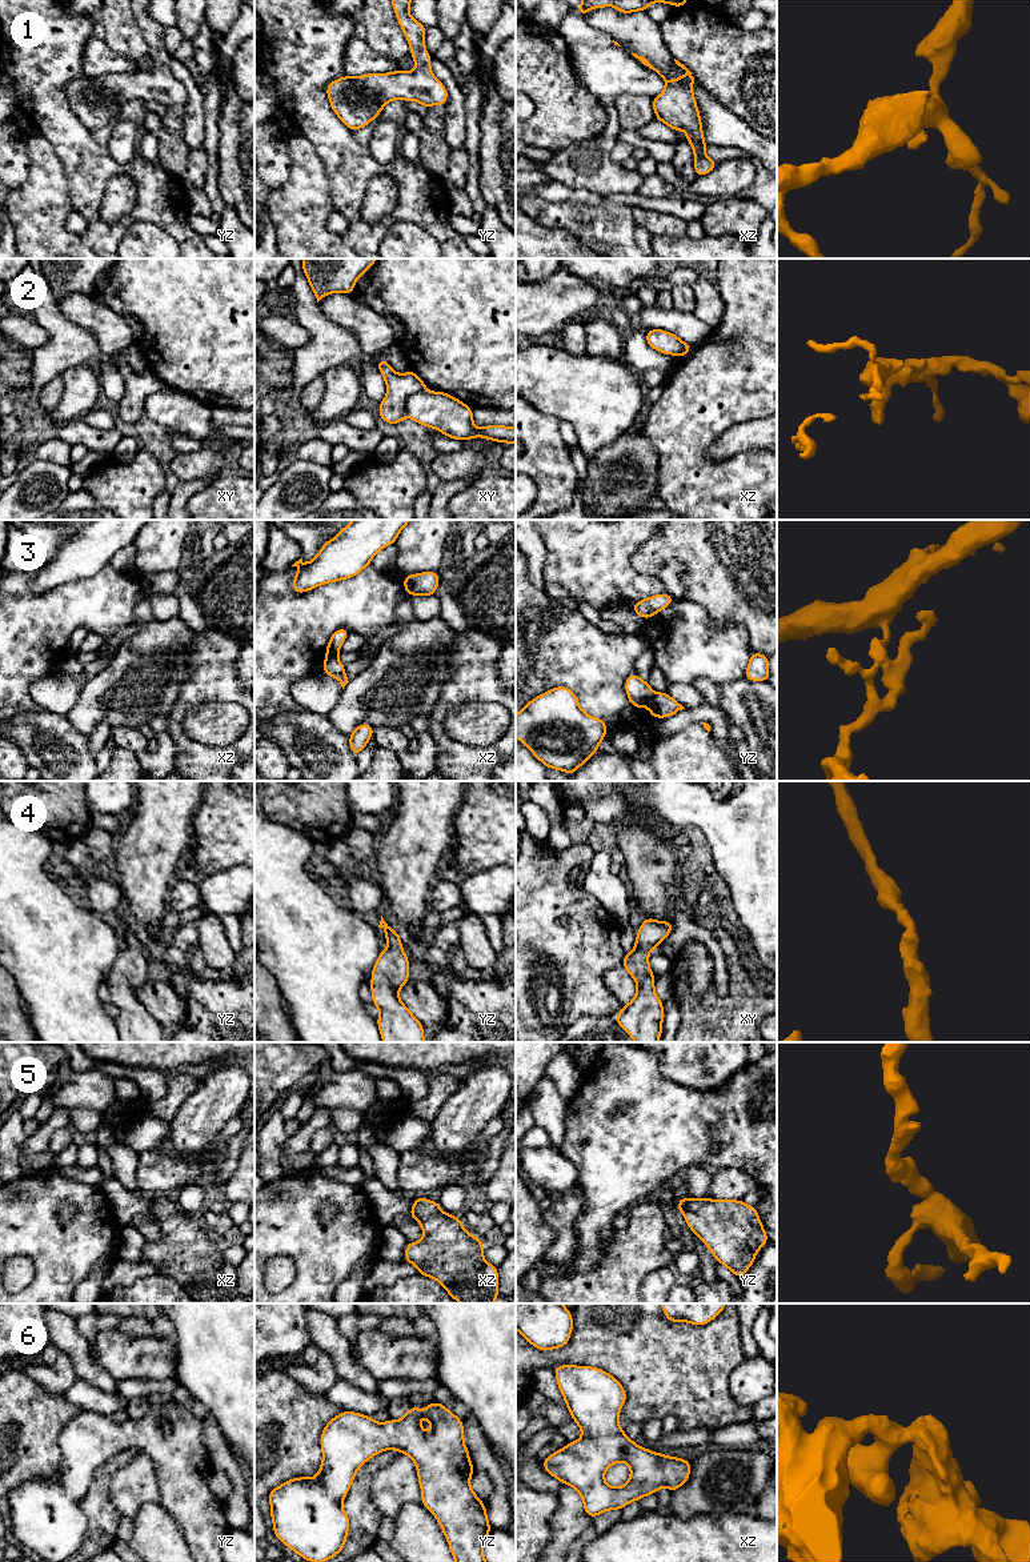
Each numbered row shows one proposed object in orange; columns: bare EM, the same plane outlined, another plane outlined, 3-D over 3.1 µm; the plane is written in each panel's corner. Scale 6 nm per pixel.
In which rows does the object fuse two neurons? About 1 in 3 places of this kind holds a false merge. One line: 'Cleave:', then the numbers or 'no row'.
Cleave: 2, 3

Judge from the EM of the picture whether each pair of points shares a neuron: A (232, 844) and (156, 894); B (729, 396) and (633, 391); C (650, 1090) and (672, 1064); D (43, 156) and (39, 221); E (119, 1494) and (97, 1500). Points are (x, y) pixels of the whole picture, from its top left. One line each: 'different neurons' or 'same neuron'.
A: different neurons
B: different neurons
C: different neurons
D: same neuron
E: different neurons

